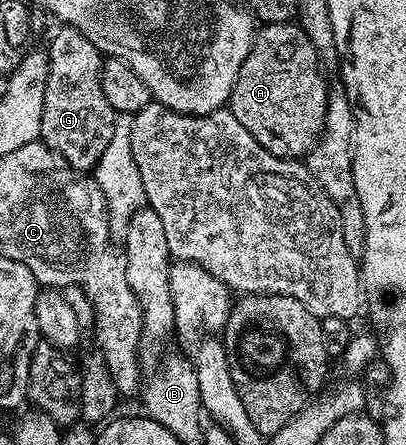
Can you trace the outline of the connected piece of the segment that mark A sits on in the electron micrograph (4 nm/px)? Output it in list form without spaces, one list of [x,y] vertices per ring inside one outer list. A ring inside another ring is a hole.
[[[296,22],[266,23],[253,36],[253,48],[239,69],[227,107],[233,116],[280,159],[300,160],[317,144],[327,113],[330,84],[321,72],[322,56]]]

